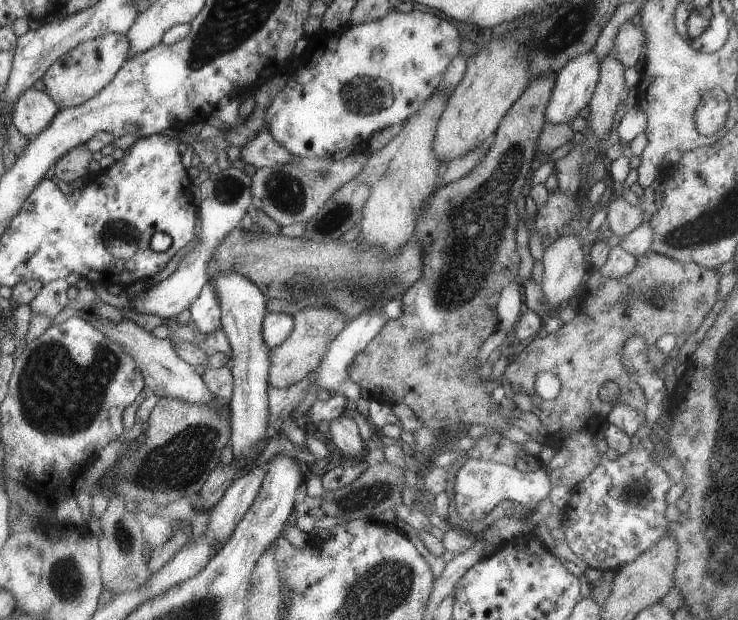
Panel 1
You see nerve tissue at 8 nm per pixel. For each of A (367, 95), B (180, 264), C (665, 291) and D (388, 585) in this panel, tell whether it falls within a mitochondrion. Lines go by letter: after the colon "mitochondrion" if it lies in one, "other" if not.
A: mitochondrion
B: other
C: mitochondrion
D: mitochondrion

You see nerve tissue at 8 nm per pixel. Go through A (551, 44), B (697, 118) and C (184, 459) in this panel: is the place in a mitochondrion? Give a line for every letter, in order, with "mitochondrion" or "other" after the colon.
A: mitochondrion
B: other
C: mitochondrion

